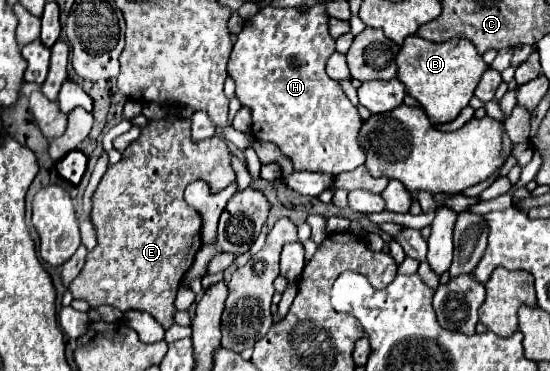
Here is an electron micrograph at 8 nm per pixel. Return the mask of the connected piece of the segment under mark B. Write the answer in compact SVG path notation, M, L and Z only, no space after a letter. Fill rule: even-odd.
M421 36L405 38L397 54L397 78L405 84L407 94L413 96L425 110L431 124L453 122L469 104L485 68L489 68L477 48L465 38L453 38L441 44L423 40Z

